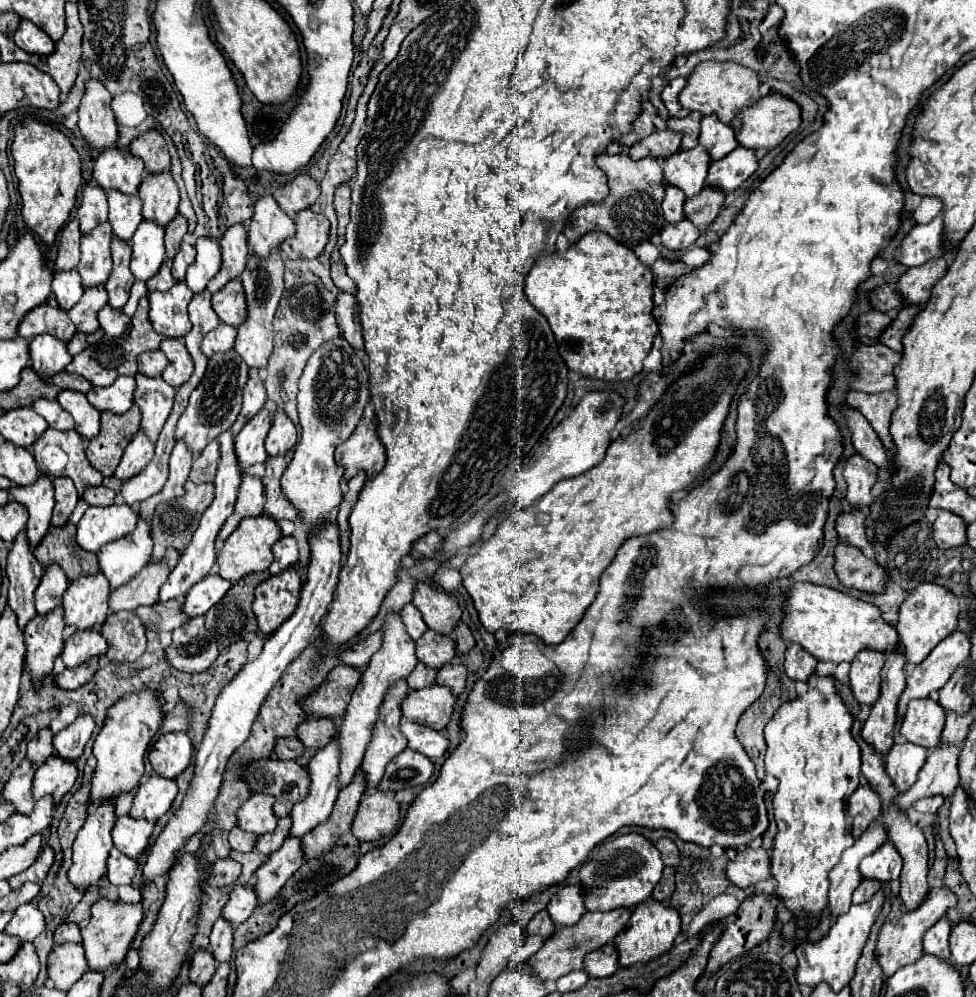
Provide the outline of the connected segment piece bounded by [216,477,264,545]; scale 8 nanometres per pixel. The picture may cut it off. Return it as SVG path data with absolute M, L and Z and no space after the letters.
M244 477L240 491L238 491L238 499L236 499L236 507L234 513L226 519L226 523L222 525L216 543L222 545L226 541L226 537L236 531L236 527L240 525L240 521L244 517L258 517L264 511L264 487L260 477Z

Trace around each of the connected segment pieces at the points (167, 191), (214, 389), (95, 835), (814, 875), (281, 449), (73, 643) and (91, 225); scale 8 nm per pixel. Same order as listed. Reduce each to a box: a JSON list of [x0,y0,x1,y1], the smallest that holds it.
[[138,171,180,227],[176,349,248,457],[68,801,116,887],[764,673,860,927],[266,411,296,457],[62,633,106,667],[78,185,108,233]]

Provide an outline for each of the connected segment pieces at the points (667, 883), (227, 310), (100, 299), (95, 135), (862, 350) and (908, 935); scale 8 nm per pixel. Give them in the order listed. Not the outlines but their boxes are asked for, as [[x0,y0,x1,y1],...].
[[652,867,676,903],[212,279,248,327],[70,289,108,335],[78,81,118,151],[850,343,902,393],[876,887,958,979]]

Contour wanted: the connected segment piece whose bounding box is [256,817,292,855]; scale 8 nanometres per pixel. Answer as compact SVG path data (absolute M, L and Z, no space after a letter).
M290 817L278 819L278 827L276 827L272 833L266 833L266 835L260 835L260 837L258 837L256 849L258 849L260 853L264 853L264 855L272 855L272 853L284 843L284 839L288 837L290 827L292 827Z

